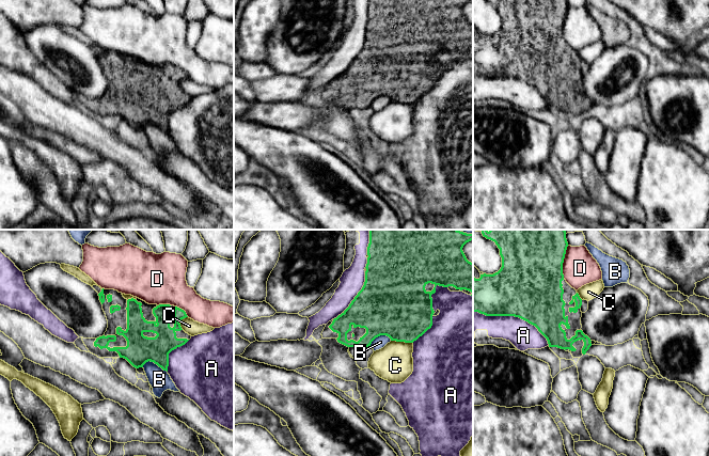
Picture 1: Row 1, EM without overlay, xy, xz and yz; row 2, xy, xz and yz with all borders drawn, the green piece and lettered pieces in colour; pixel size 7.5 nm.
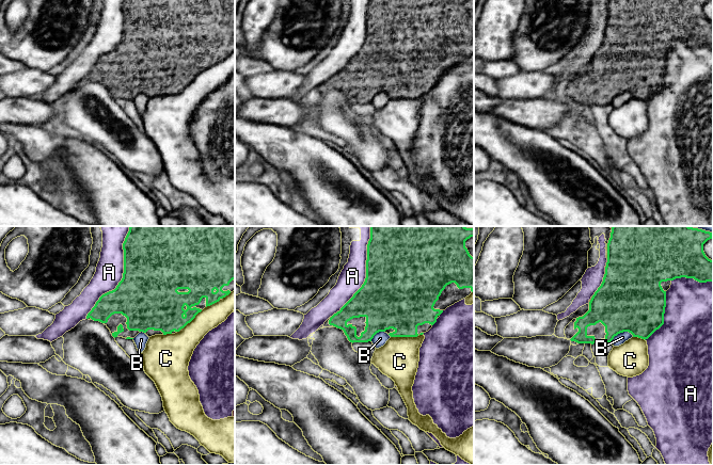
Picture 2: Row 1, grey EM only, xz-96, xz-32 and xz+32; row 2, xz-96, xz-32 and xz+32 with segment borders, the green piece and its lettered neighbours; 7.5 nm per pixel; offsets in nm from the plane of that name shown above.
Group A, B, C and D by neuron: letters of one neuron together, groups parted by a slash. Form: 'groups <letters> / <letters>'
groups A / B / C / D

